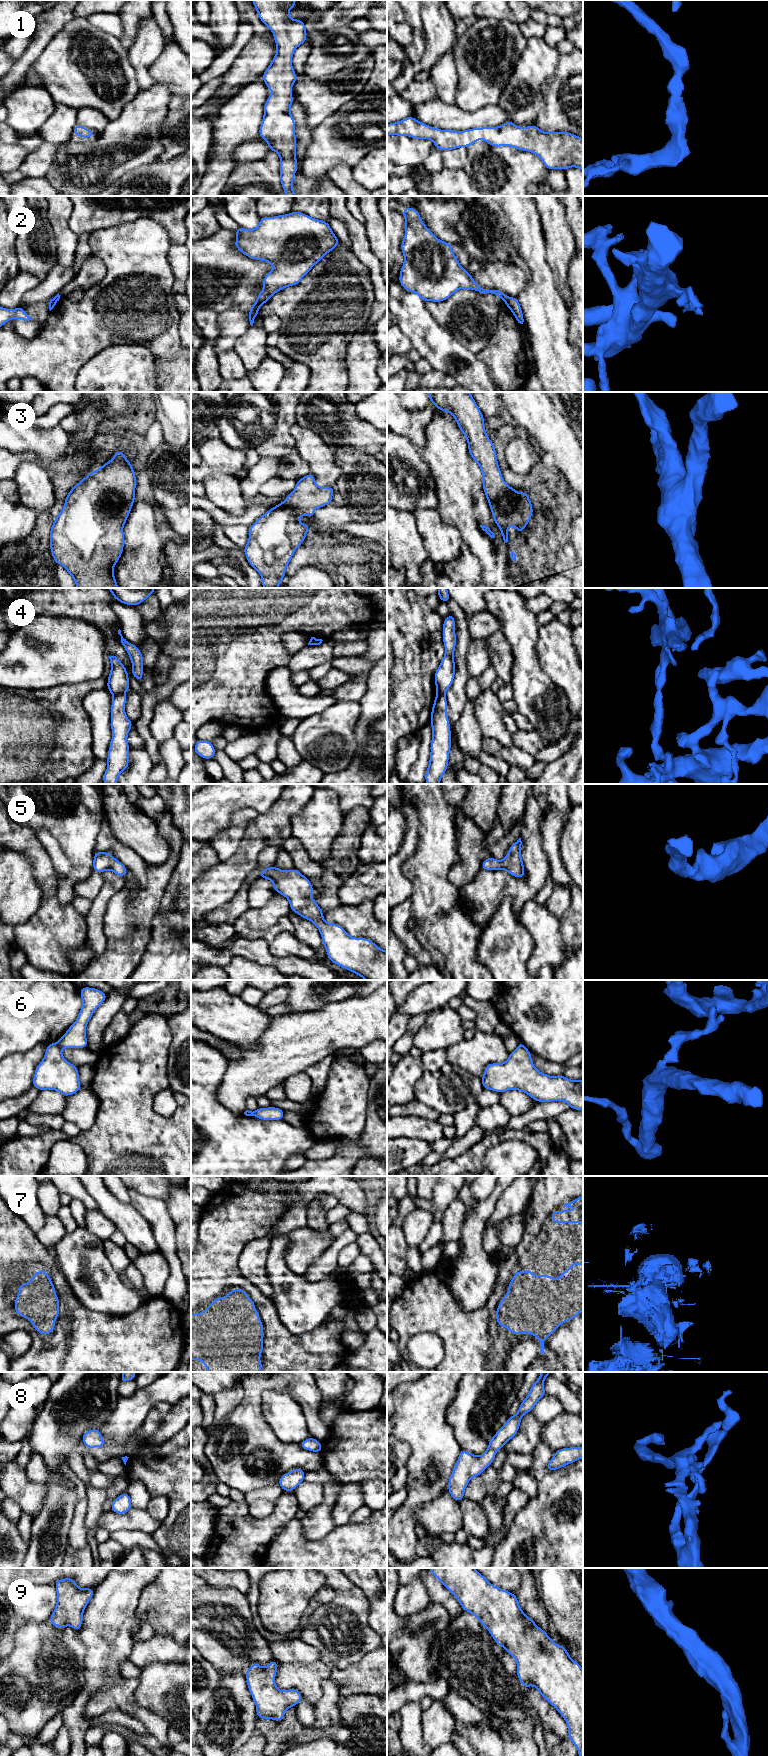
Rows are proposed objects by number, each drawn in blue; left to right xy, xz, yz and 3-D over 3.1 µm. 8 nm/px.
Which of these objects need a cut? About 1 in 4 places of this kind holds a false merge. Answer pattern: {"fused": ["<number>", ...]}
{"fused": ["2", "4", "6"]}

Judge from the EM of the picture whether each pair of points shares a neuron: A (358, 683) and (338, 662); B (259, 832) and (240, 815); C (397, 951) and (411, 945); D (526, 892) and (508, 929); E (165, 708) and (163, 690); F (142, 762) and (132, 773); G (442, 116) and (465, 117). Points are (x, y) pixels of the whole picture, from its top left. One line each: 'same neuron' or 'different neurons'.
A: different neurons
B: different neurons
C: different neurons
D: different neurons
E: different neurons
F: same neuron
G: same neuron

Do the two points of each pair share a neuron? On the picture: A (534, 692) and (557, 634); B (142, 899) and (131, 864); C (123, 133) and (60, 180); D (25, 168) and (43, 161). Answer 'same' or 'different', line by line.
A: different
B: different
C: same
D: same

